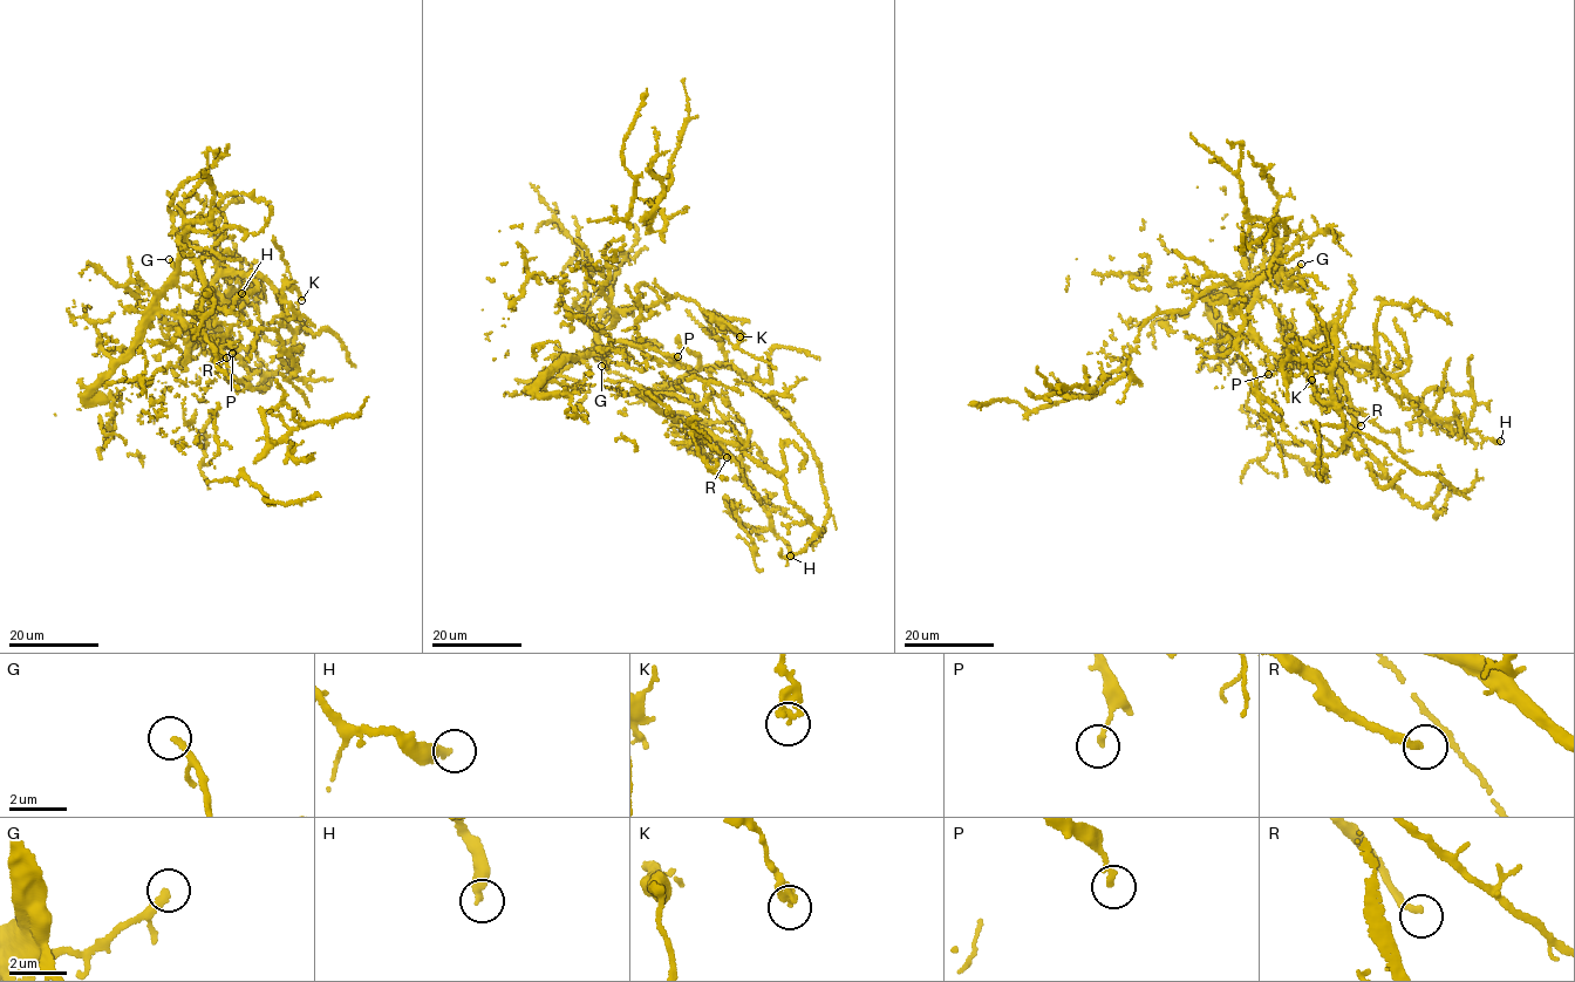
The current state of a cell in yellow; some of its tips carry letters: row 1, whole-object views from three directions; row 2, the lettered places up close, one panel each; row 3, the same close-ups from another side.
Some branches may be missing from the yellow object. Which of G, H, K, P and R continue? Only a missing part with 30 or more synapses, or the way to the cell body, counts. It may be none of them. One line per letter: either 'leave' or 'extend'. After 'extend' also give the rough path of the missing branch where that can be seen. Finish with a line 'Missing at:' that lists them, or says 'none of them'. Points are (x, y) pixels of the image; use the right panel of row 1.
G: extend; missing branch runs (1301, 264), (1307, 263), (1323, 273), (1331, 271), (1335, 257), (1323, 232)
H: leave
K: leave
P: leave
R: leave
Missing at: G

